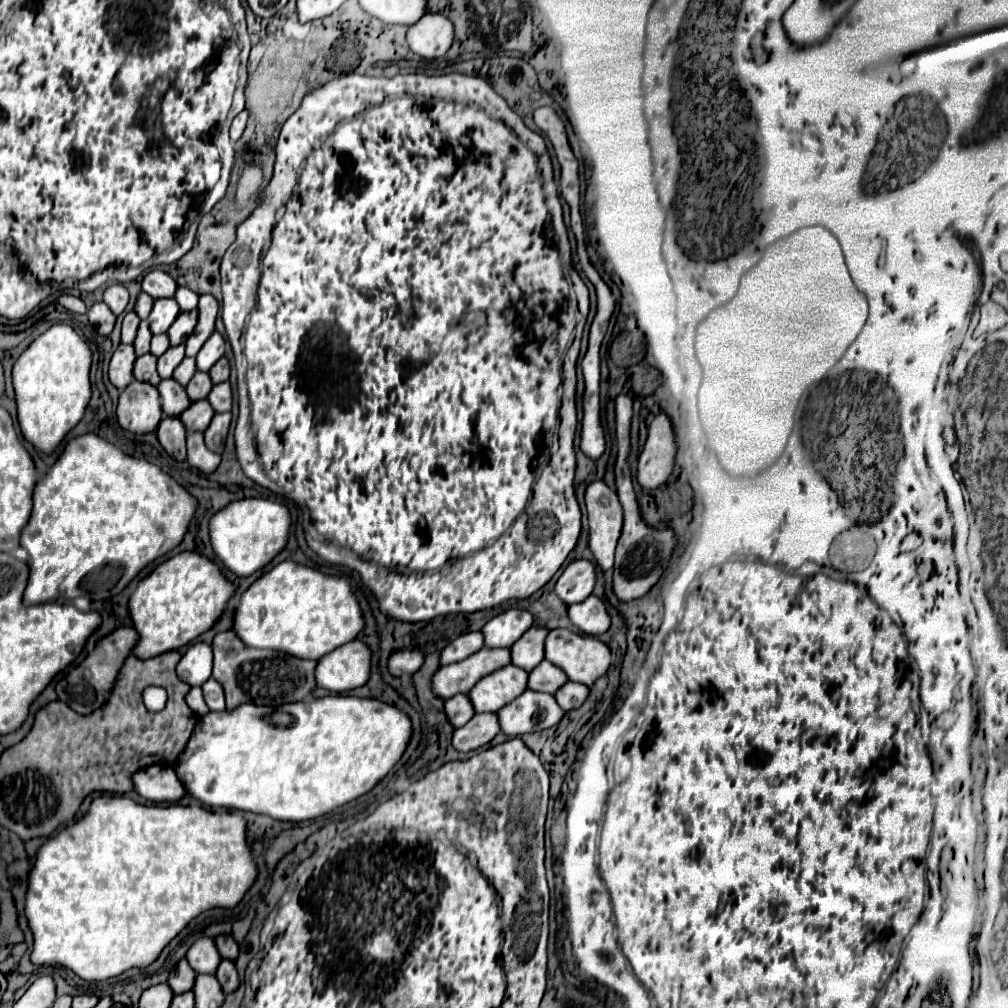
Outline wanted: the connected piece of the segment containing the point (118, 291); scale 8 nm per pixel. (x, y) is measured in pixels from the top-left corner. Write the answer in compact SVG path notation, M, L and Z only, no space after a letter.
M112 284L104 292L104 302L108 302L108 306L116 316L124 312L124 308L128 306L128 300L130 300L130 294L124 284Z

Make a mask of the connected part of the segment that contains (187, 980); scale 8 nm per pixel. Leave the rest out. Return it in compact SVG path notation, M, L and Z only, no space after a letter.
M180 960L178 968L170 976L168 984L172 986L174 994L184 994L184 992L190 992L194 988L194 980L196 980L196 972L190 968L190 964L186 960Z

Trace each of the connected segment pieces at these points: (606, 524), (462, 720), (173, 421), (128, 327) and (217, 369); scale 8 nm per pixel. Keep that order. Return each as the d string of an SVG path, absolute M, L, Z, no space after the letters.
M592 482L586 488L586 510L590 522L590 550L598 566L610 570L624 524L624 510L616 490L604 482Z
M456 694L454 698L446 700L446 714L450 718L450 724L454 728L460 728L476 714L476 710L474 710L468 694Z
M162 418L158 426L158 440L172 458L180 462L186 460L186 428L180 418Z
M128 312L124 322L122 322L122 342L124 344L132 344L134 342L136 332L138 332L138 324L140 324L140 318L134 312Z
M220 358L220 362L216 362L210 370L212 374L212 380L214 384L220 384L220 382L226 382L230 378L230 360L228 358Z

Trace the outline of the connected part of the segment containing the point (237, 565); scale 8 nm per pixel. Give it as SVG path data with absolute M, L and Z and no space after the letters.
M244 498L232 502L216 516L212 516L210 538L216 556L236 576L252 576L254 572L270 564L286 548L290 528L292 528L292 516L286 506L262 498Z

